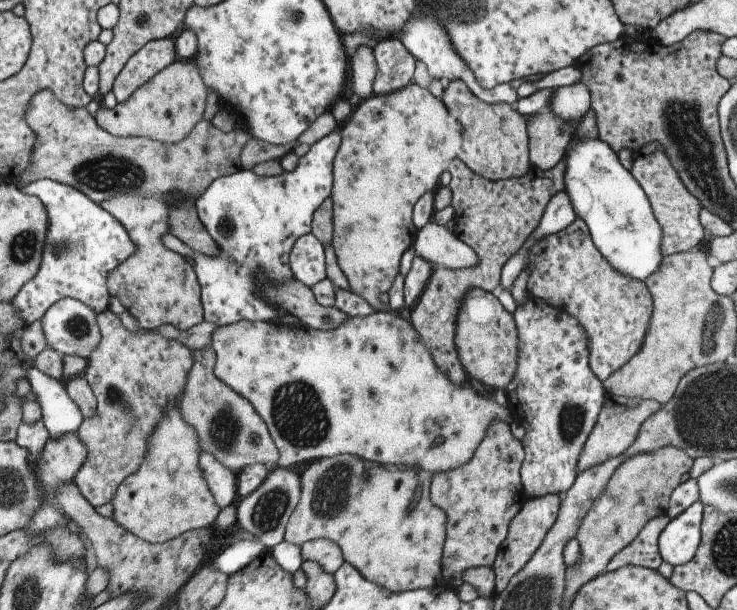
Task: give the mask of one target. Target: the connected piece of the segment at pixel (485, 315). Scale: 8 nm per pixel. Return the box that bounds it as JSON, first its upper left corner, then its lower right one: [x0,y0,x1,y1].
[455,287,517,390]

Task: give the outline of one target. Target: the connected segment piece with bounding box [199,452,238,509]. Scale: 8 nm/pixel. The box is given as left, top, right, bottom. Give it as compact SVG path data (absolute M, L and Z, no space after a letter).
M204 452L199 456L199 467L221 509L237 502L237 474L220 464L215 456Z

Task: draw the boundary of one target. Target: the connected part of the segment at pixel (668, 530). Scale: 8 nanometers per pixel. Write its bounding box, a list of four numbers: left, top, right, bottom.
[658,500,705,565]

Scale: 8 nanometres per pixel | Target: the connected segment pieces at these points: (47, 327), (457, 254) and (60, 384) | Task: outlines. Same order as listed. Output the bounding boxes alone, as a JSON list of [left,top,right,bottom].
[[39,297,100,359],[413,220,479,269],[27,367,84,439]]

